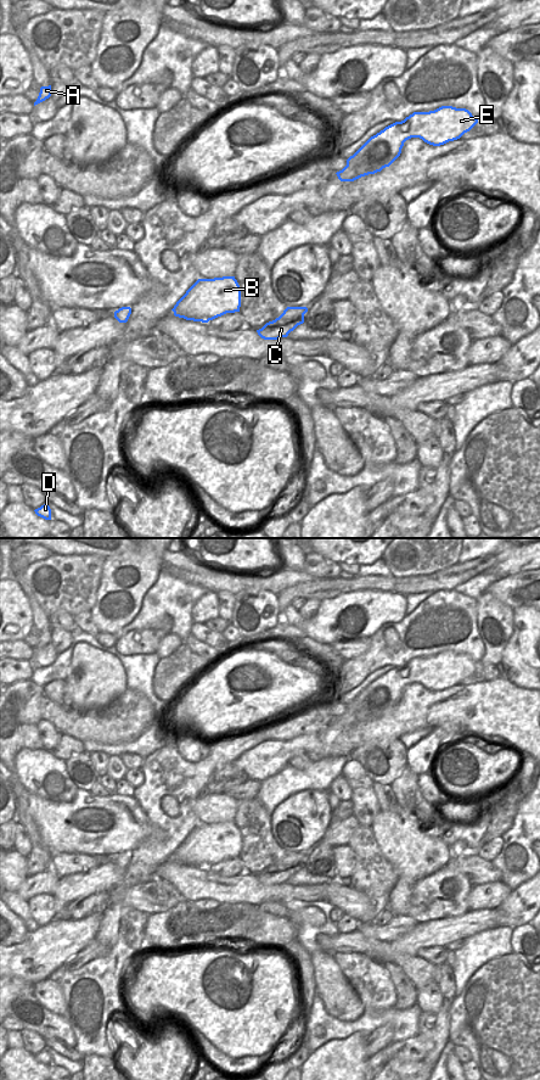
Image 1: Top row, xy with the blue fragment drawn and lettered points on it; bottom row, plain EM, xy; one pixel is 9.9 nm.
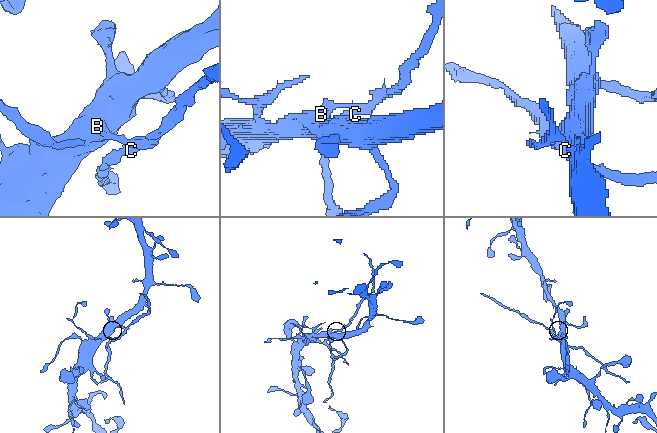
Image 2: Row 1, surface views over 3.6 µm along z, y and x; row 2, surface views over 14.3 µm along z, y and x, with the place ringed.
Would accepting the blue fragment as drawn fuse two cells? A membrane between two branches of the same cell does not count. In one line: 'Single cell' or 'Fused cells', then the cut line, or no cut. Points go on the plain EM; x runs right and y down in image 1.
Fused cells. Split along xy (303, 860), (297, 860), (286, 867), (273, 867).

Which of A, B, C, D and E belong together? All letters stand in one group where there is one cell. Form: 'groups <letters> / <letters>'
groups A B D E / C

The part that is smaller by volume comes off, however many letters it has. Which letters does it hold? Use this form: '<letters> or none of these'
C

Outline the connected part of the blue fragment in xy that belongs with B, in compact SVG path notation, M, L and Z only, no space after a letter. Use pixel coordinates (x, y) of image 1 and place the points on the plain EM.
M235 822L198 824L176 847L175 862L208 868L226 858L240 857L241 833Z

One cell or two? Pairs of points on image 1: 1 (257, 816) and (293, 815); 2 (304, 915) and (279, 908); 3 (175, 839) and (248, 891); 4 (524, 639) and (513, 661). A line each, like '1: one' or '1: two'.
1: two
2: one
3: two
4: one

